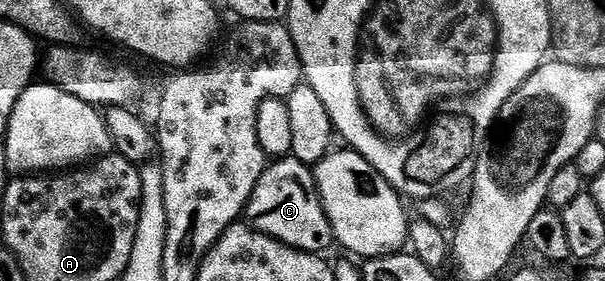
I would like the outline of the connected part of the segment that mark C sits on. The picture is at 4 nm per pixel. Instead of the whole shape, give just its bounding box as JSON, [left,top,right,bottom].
[244,157,335,253]

